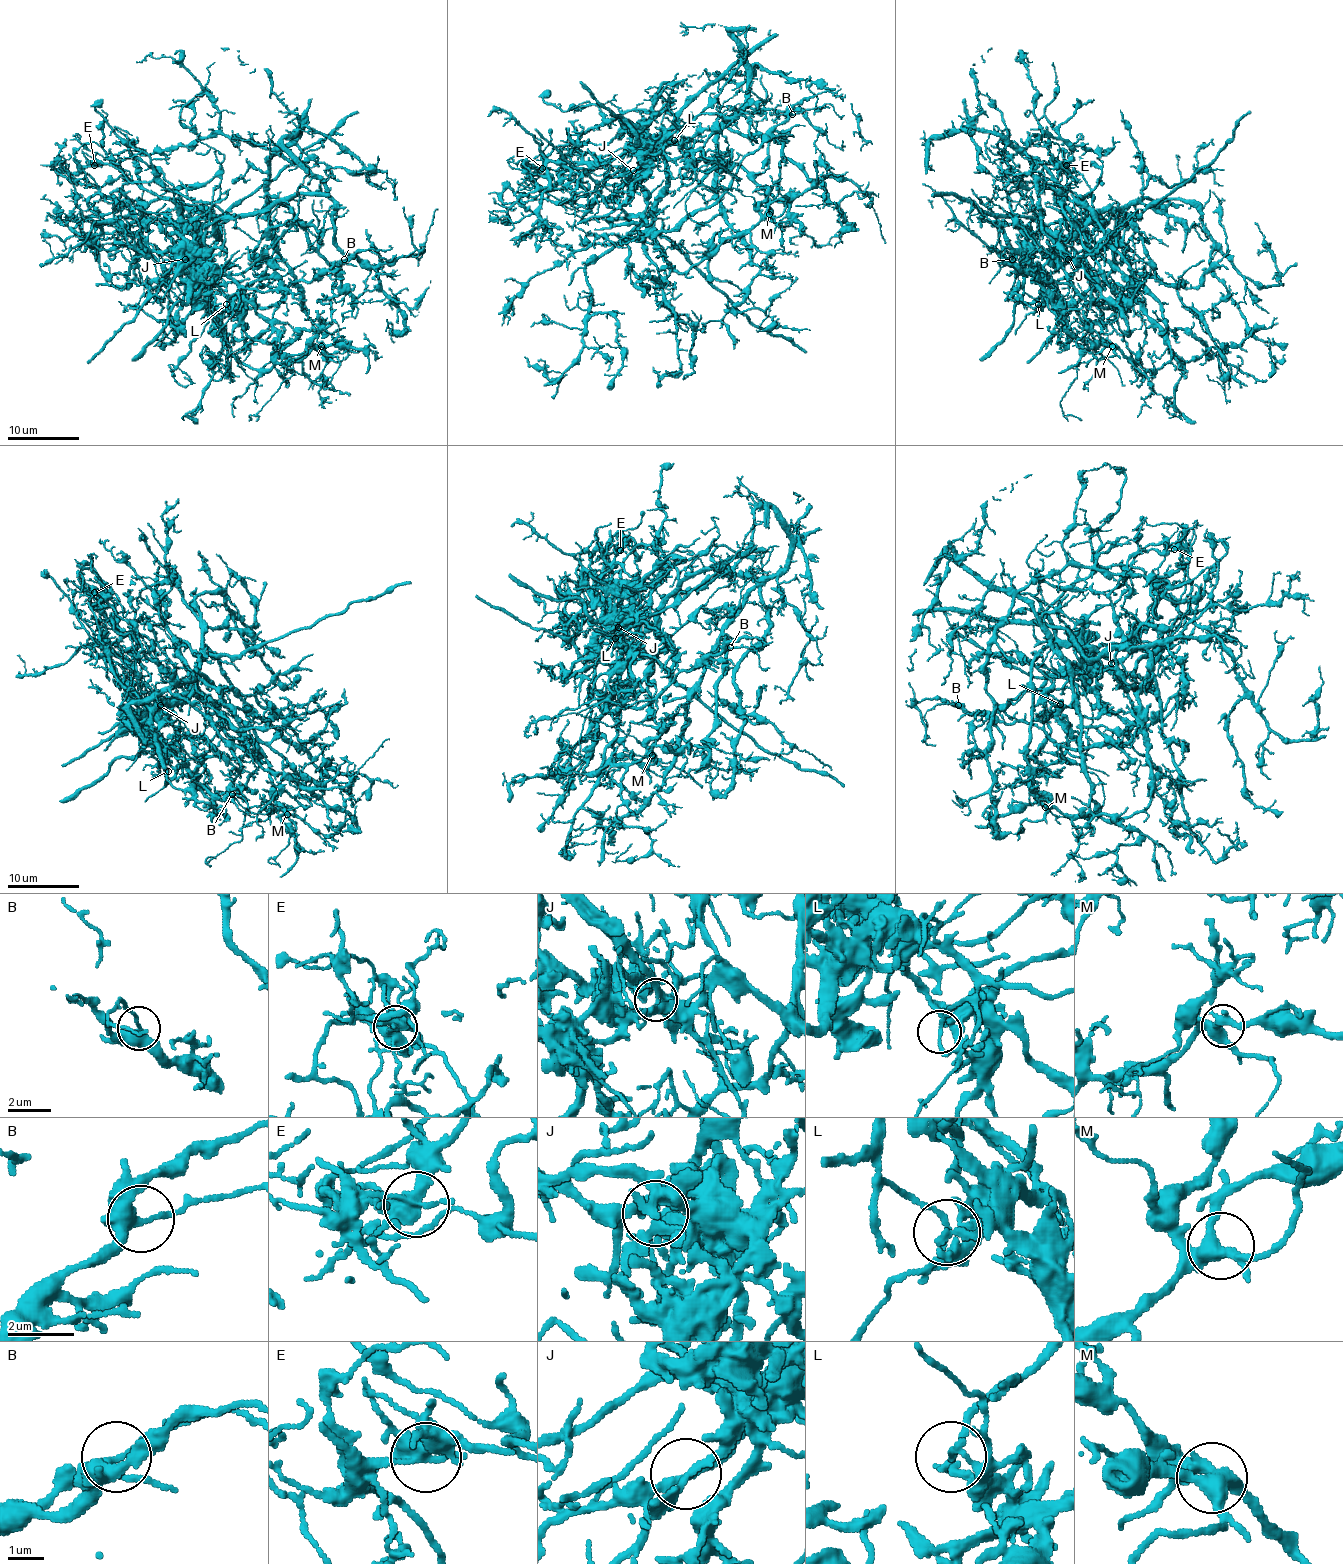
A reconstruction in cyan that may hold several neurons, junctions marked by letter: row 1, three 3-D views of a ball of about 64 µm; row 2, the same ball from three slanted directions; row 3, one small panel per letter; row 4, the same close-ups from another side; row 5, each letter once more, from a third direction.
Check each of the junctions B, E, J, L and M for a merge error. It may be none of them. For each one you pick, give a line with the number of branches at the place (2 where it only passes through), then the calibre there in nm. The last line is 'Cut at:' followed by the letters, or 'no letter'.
E: Branches: 4. Thickness 400 nm
J: Branches: 5. Thickness 240 nm
L: Branches: 3. Thickness 120 nm
Cut at: E, J, L

